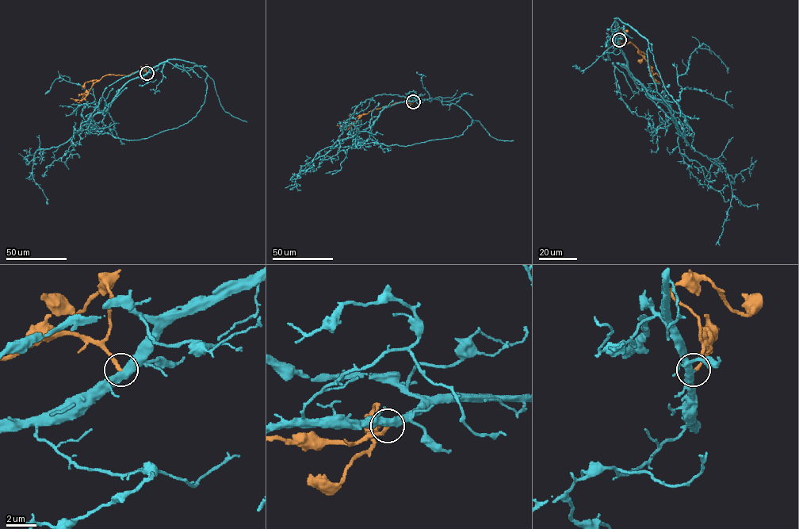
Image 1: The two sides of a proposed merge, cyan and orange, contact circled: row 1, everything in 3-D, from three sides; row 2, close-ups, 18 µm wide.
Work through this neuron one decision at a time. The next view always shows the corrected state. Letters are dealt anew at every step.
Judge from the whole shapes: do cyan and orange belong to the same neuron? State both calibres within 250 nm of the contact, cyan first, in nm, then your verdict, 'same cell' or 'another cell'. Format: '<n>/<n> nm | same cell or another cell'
500/240 nm | another cell

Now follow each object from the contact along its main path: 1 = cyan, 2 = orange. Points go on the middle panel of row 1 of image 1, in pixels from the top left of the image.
1: (413, 101), (385, 107), (372, 125), (352, 137), (343, 139), (323, 155), (302, 166), (298, 174), (313, 165)
2: (413, 101), (395, 102), (374, 109), (349, 125), (337, 125)

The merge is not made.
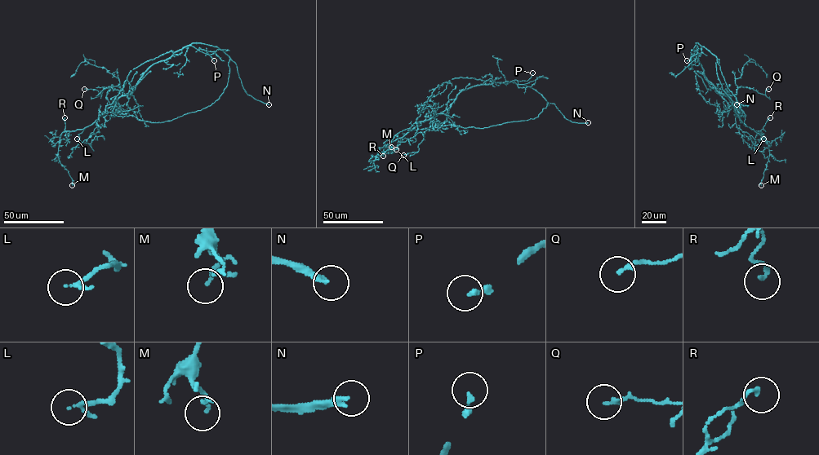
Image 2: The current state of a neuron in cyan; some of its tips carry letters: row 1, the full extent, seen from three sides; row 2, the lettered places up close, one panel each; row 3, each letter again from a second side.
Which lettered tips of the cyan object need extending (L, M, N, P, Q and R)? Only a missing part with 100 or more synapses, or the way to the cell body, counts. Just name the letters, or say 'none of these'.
N, P

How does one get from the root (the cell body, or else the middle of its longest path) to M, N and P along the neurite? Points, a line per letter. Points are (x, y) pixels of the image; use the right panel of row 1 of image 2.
M: (705, 76), (729, 99), (735, 114), (743, 123), (754, 131), (759, 131), (767, 141), (769, 156), (761, 185)
N: (705, 76), (698, 61), (696, 43), (716, 57), (736, 104)
P: (705, 76), (695, 46), (694, 54), (687, 60)

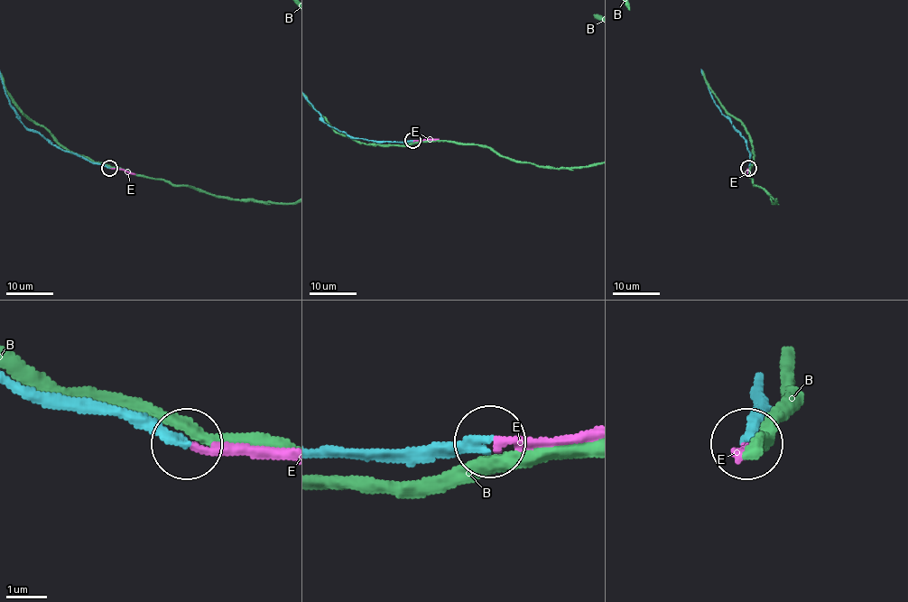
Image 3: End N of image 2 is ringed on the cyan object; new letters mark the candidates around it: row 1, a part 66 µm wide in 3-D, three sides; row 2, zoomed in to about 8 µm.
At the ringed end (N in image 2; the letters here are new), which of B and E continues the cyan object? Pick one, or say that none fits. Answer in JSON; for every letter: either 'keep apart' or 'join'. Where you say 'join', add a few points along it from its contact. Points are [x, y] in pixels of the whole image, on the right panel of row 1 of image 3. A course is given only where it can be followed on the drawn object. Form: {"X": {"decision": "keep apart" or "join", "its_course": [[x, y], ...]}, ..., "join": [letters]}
{"B": {"decision": "keep apart"}, "E": {"decision": "join"}, "join": ["E"]}

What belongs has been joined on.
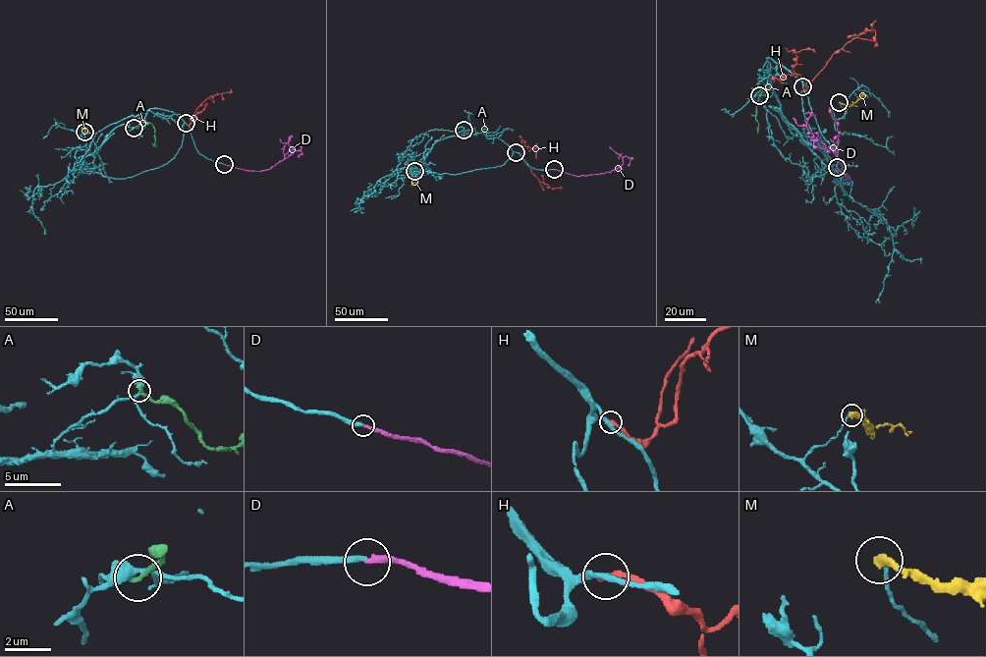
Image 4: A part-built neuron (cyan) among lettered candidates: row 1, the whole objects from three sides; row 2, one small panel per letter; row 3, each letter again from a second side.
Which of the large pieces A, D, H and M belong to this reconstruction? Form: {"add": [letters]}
{"add": ["D"]}

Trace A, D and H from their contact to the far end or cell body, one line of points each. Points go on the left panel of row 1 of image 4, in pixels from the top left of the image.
A: (134, 128), (150, 123), (155, 131), (155, 142), (152, 143)
D: (224, 164), (261, 171), (287, 157), (294, 149), (301, 152), (298, 157)
H: (186, 123), (190, 124), (197, 108), (211, 95), (231, 92), (231, 88)

